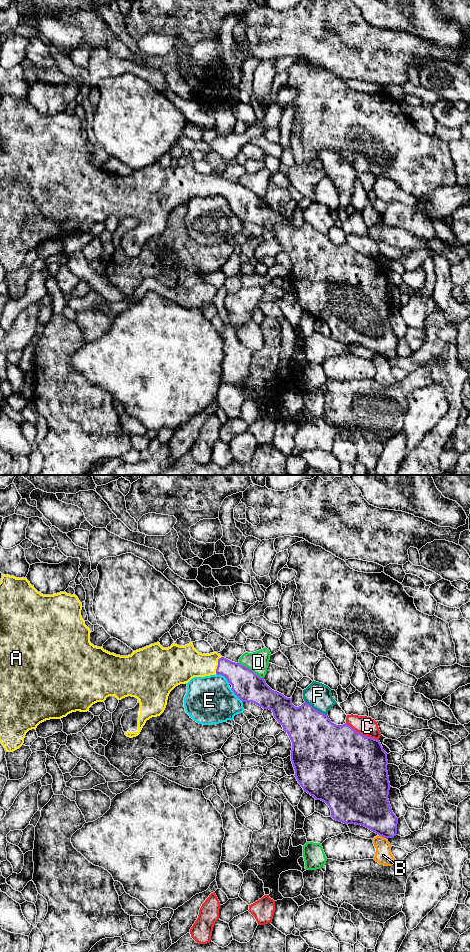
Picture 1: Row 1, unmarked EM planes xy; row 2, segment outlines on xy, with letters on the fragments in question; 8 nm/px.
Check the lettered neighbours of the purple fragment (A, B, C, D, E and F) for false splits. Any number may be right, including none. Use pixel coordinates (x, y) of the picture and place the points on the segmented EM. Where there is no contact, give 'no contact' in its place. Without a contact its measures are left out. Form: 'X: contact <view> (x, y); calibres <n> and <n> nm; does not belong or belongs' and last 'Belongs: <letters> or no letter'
A: contact xy (218, 665); calibres 220 and 260 nm; belongs
B: contact xy (383, 836); calibres 300 and 140 nm; does not belong
C: contact xy (362, 734); calibres 500 and 150 nm; does not belong
D: contact xy (251, 670); calibres 240 and 170 nm; does not belong
E: contact xy (223, 675); calibres 240 and 380 nm; does not belong
F: contact xy (315, 709); calibres 380 and 200 nm; does not belong
Belongs: A

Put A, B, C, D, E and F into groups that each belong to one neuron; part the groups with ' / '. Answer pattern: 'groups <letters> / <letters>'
groups A / B / C / D / E / F

